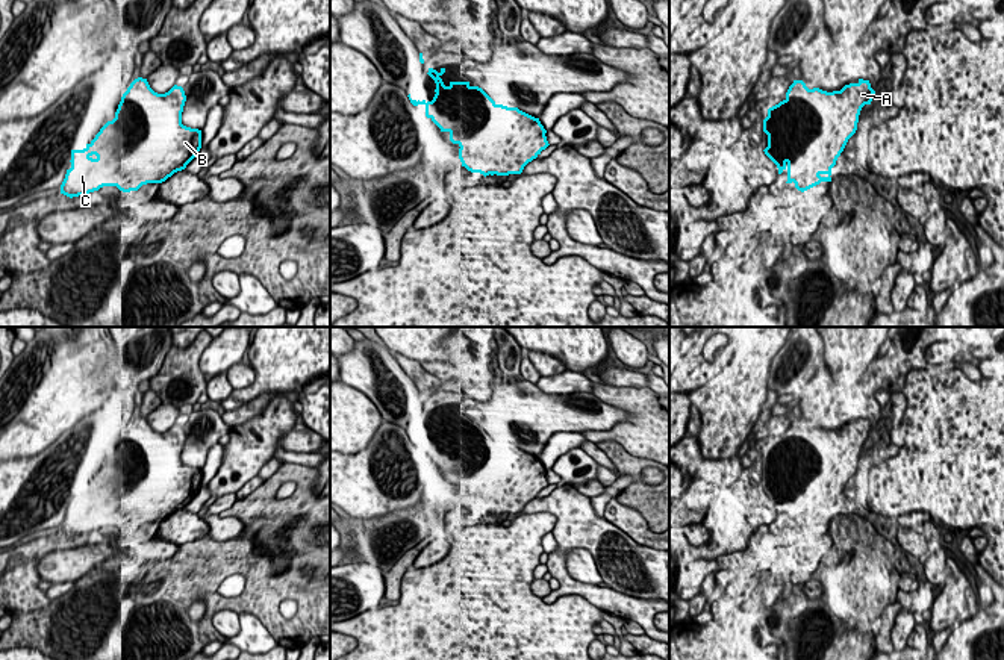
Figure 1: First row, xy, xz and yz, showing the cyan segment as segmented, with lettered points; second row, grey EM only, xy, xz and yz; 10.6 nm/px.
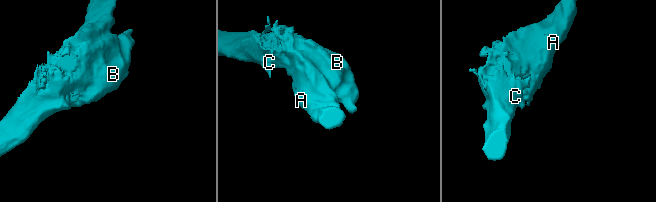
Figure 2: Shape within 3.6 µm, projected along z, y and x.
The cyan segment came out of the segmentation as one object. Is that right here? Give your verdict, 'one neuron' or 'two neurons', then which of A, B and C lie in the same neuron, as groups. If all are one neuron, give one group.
one neuron; groups A B C

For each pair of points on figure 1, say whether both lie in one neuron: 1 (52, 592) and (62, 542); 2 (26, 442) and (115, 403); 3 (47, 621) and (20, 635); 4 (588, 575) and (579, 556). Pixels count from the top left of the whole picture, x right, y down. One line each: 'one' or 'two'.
1: two
2: two
3: one
4: one

